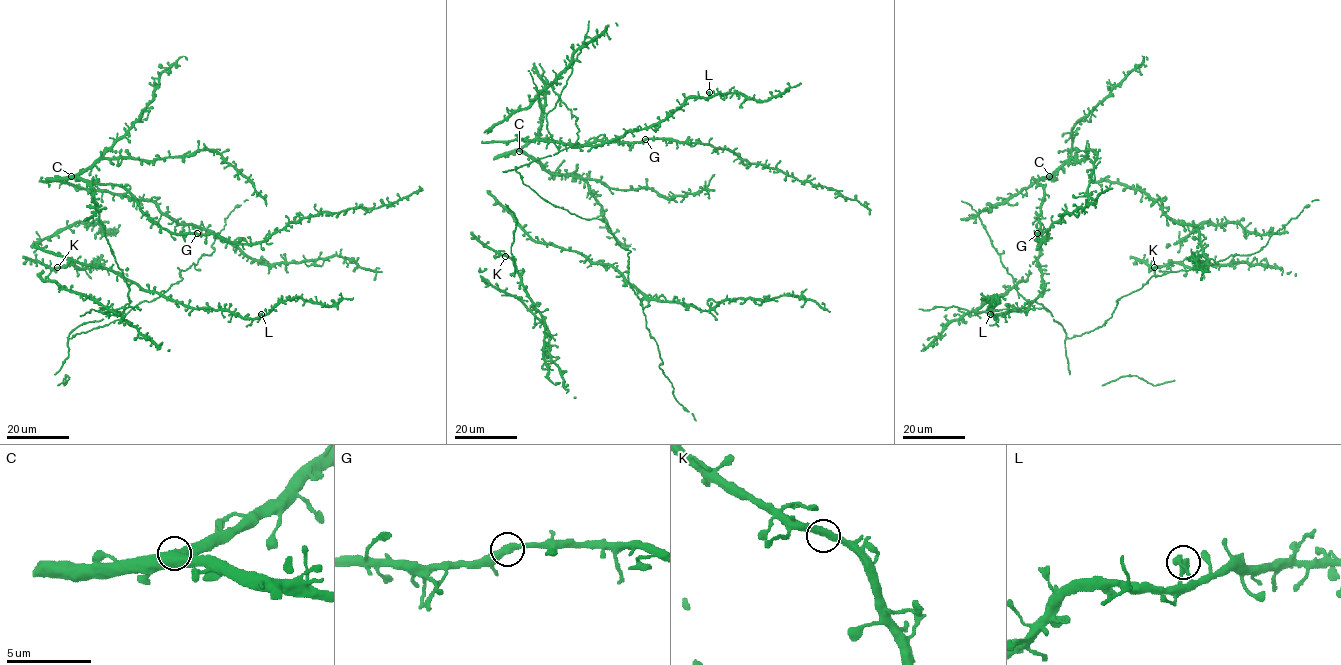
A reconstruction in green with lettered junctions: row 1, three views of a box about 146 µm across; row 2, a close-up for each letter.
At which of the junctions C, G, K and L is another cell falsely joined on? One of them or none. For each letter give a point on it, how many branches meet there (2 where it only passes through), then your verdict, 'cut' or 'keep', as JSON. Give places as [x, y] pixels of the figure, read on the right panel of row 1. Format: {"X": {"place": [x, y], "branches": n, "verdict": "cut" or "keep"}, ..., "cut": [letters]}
{"C": {"place": [1049, 176], "branches": 2, "verdict": "keep"}, "G": {"place": [1037, 233], "branches": 2, "verdict": "keep"}, "K": {"place": [1154, 267], "branches": 2, "verdict": "keep"}, "L": {"place": [990, 314], "branches": 2, "verdict": "keep"}, "cut": []}

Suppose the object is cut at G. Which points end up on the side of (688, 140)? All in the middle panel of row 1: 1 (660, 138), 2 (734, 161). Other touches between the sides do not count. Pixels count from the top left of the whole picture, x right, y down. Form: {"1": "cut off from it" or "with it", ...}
{"1": "with it", "2": "with it"}

